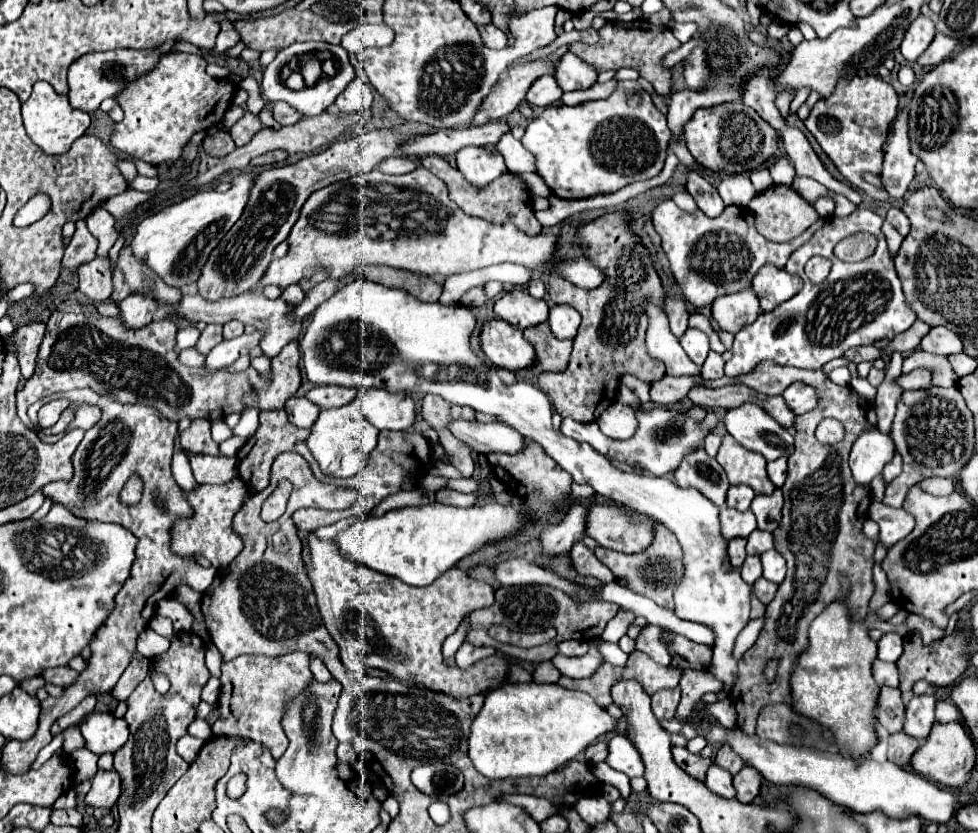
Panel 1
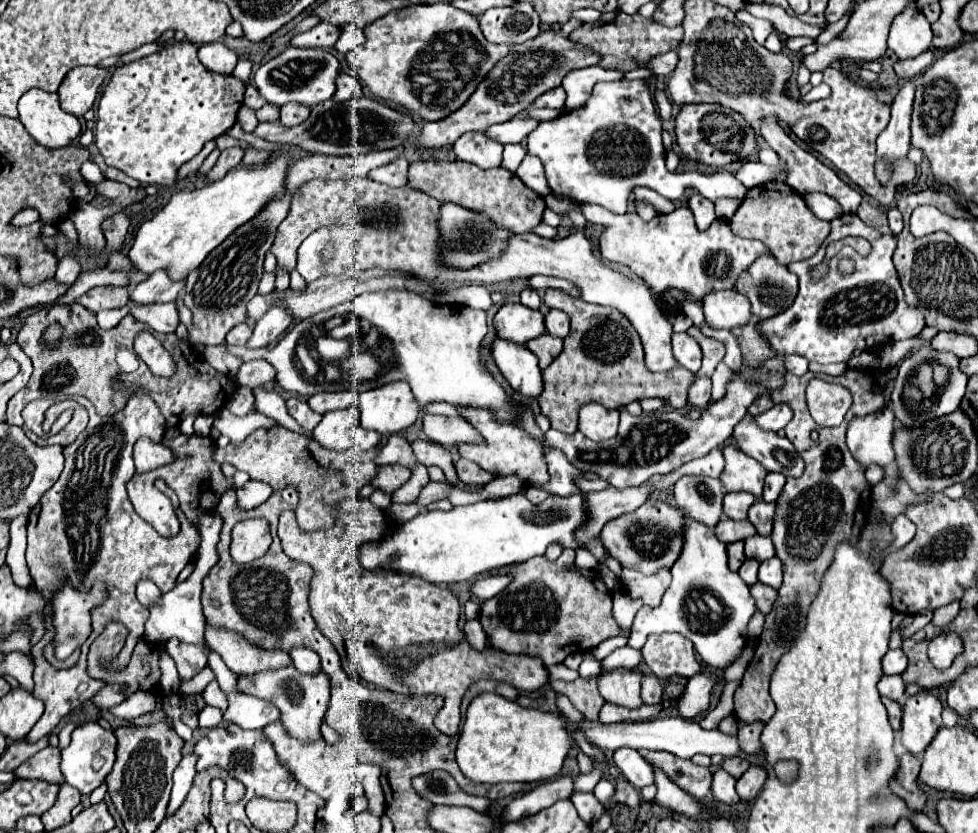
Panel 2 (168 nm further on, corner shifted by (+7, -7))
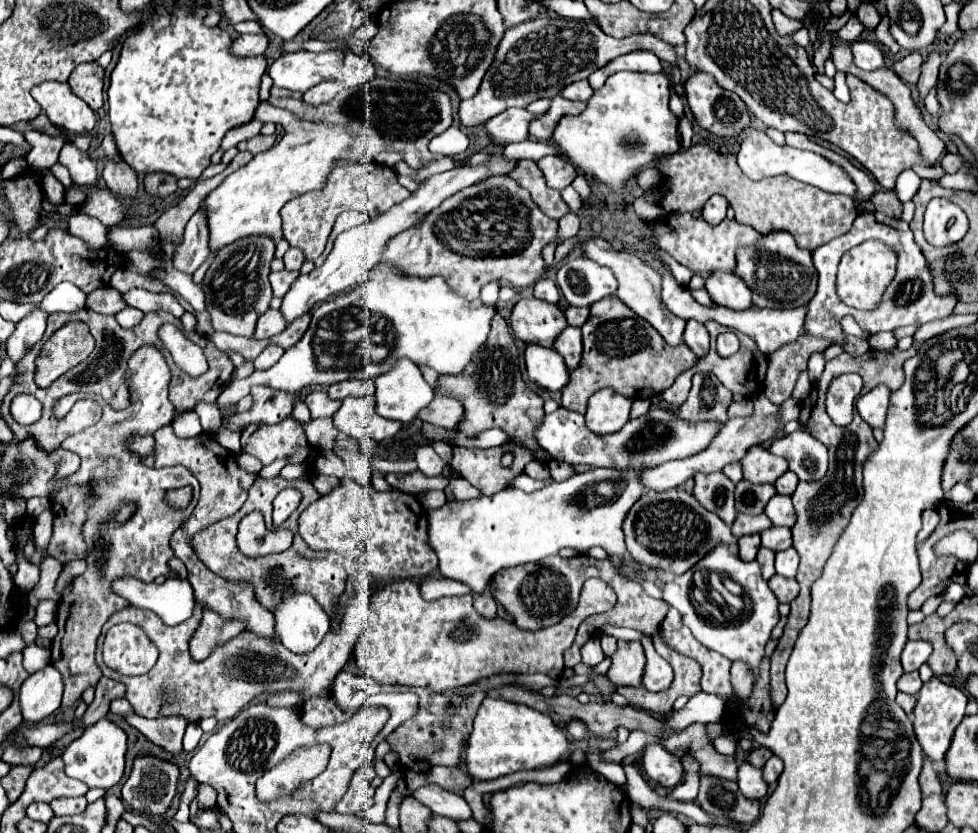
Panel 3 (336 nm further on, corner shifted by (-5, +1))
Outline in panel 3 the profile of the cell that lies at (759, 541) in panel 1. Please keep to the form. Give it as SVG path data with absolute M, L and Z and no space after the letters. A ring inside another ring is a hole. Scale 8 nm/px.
M771 526L761 534L761 546L779 552L779 550L787 550L791 546L791 530L789 528L779 528L779 526Z

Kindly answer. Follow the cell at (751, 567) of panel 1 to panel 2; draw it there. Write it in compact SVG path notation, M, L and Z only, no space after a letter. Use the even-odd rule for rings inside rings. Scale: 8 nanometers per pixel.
M745 560L743 566L739 568L739 574L741 574L741 578L745 580L747 586L753 586L757 582L757 570L759 570L757 560Z

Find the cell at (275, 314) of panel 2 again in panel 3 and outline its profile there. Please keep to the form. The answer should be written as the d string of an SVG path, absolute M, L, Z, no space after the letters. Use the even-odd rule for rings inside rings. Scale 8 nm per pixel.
M493 154L489 162L481 164L481 166L457 166L449 172L443 172L443 174L435 174L431 178L425 180L425 184L411 194L411 198L403 200L401 204L393 206L389 212L381 214L377 220L367 220L365 224L357 226L357 228L351 228L343 234L339 234L333 242L333 250L329 252L325 264L321 268L315 268L311 274L307 276L299 276L293 286L289 288L289 292L283 296L283 304L279 308L279 312L283 314L283 318L287 322L293 322L297 320L299 316L311 312L315 306L319 306L321 302L325 302L329 296L335 296L335 294L341 294L345 288L353 286L353 284L359 284L365 274L381 260L381 252L387 244L387 240L407 228L411 228L421 216L429 214L433 208L437 208L445 198L453 196L455 192L467 188L467 186L473 186L477 182L481 182L483 178L491 176L491 174L507 174L511 168L515 166L515 160L505 160L499 154Z

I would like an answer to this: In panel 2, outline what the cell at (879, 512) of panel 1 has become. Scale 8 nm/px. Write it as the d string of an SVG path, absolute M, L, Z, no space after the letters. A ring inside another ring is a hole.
M901 514L901 516L897 516L893 520L891 530L893 530L893 536L895 536L895 542L893 542L895 550L899 550L905 544L909 544L913 540L913 536L915 536L915 524L905 514Z

